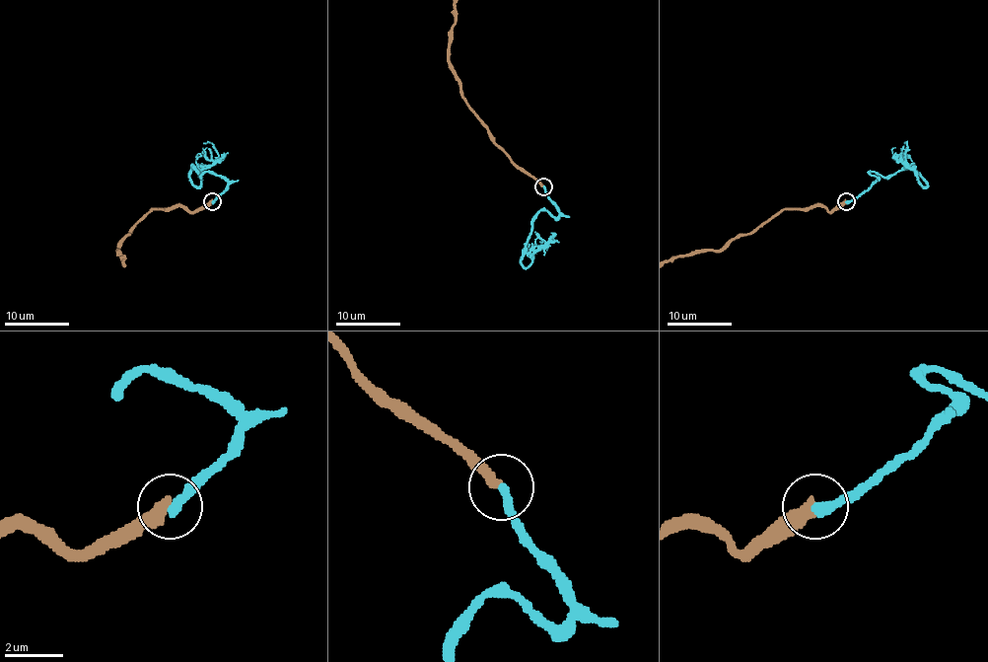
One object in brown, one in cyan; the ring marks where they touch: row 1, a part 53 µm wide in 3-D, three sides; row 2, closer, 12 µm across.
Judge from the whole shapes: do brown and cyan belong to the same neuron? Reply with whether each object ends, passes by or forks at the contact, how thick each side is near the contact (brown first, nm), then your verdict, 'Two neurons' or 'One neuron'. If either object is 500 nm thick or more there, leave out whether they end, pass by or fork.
At the ring brown ends. At the ring cyan ends. Thickness 400 nm (brown) against 320 nm. Two neurons

